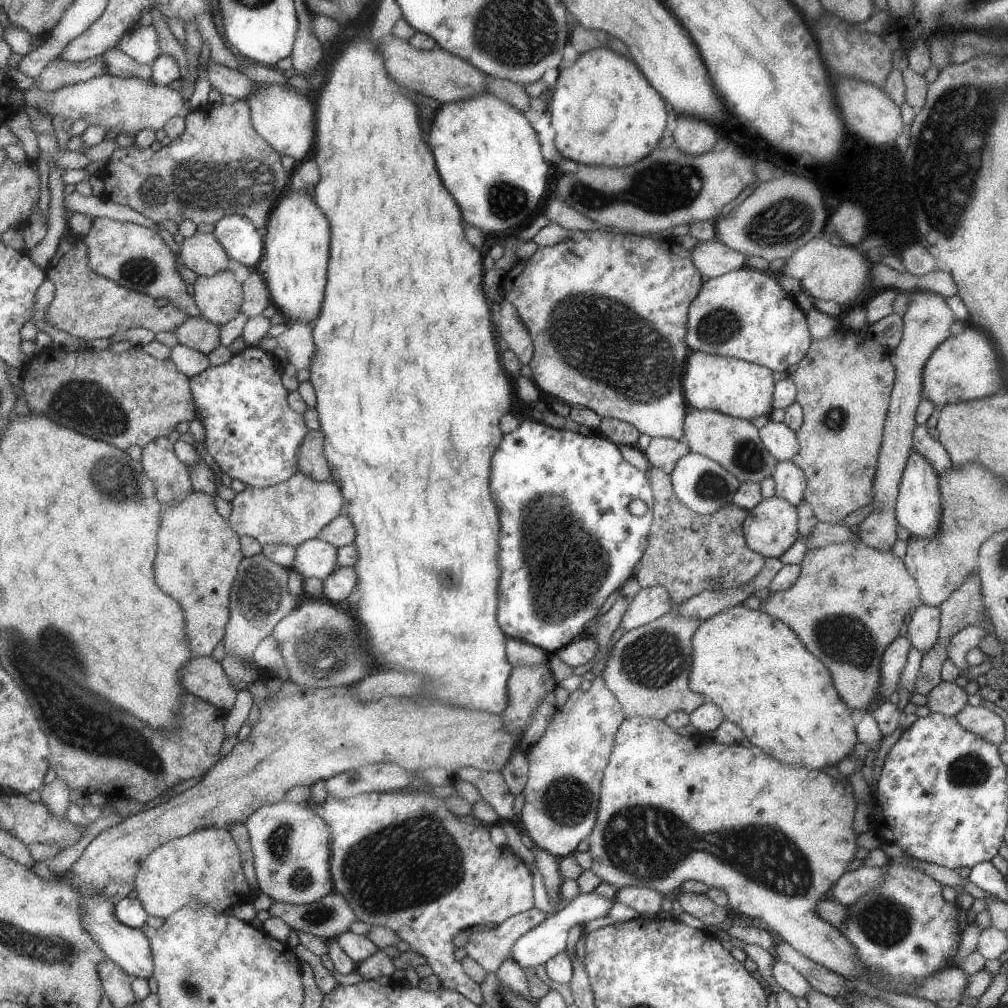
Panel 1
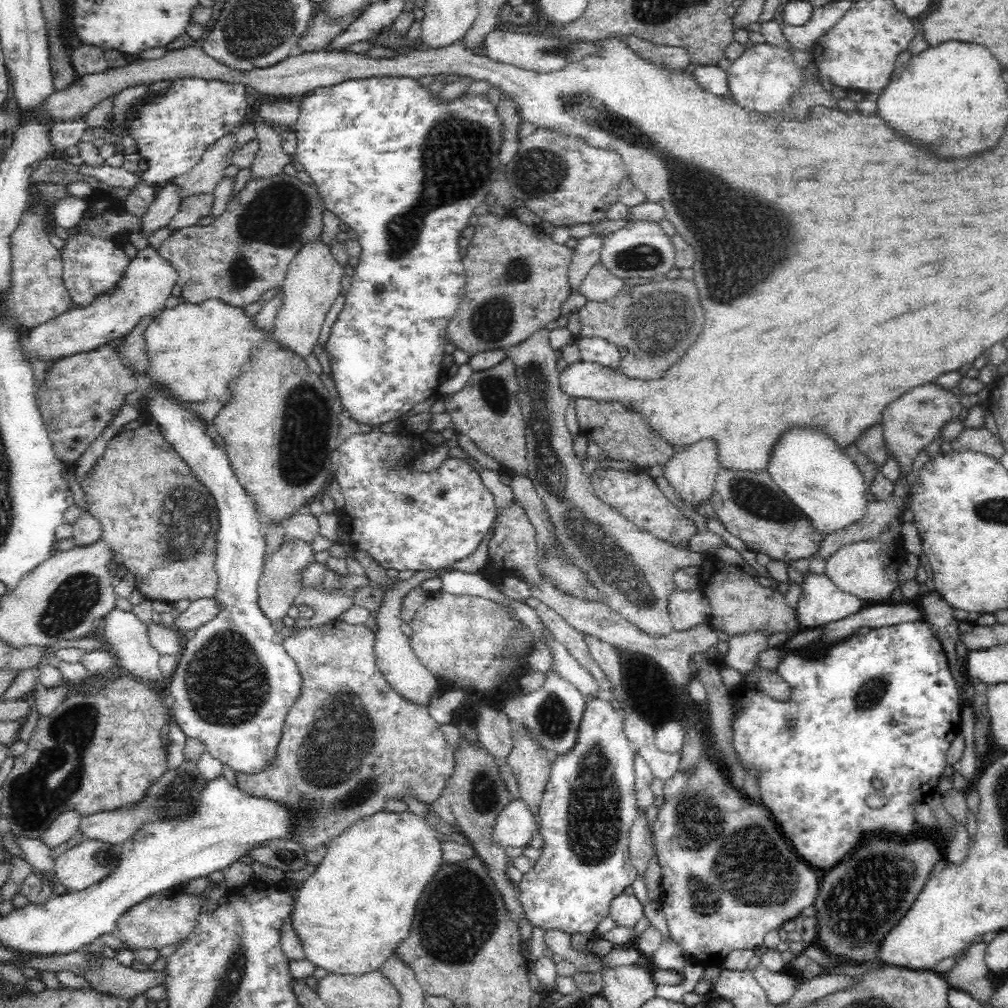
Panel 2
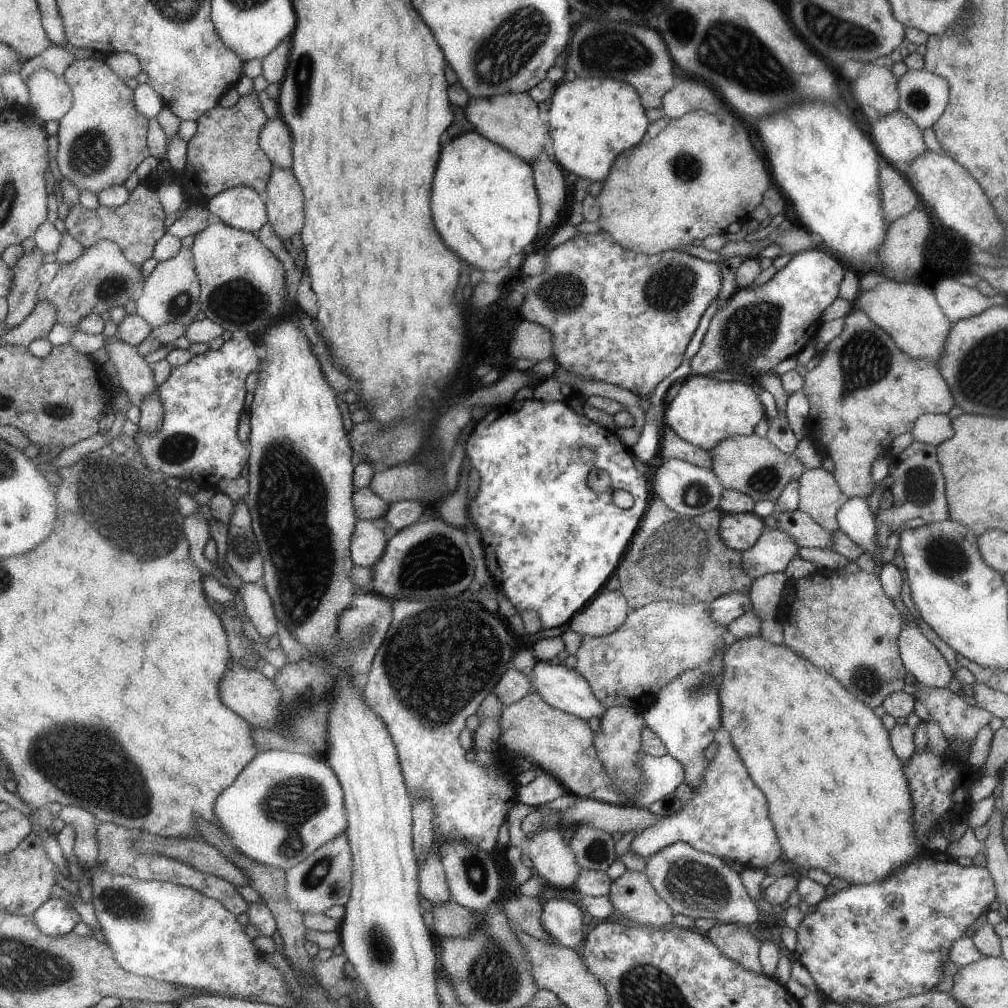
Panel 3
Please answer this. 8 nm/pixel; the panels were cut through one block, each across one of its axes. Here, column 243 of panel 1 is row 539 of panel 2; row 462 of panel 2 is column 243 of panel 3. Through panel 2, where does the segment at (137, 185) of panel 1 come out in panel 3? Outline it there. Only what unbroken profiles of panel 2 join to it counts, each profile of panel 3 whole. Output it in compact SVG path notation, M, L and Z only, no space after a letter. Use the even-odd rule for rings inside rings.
M255 91L241 96L231 108L215 106L197 118L196 132L186 144L185 180L189 182L182 182L185 188L182 192L187 200L204 203L225 189L238 185L249 186L259 195L265 195L273 164L259 148L259 134L267 119Z

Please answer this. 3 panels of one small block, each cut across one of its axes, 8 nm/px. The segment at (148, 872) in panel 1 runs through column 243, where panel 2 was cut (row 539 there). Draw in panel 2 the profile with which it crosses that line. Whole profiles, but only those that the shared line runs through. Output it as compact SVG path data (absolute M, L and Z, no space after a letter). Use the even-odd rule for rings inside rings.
M890 530L882 532L874 540L860 540L842 546L827 560L825 573L838 588L858 596L866 605L878 604L889 601L892 590L897 587L896 572L900 569L900 562L904 562L902 558L904 556L900 554L900 536L892 534Z

